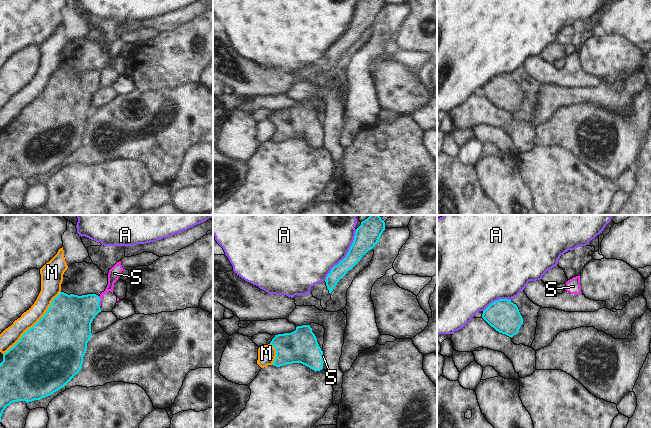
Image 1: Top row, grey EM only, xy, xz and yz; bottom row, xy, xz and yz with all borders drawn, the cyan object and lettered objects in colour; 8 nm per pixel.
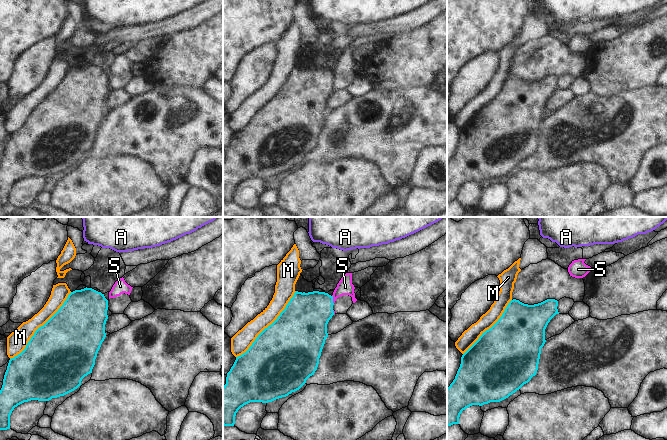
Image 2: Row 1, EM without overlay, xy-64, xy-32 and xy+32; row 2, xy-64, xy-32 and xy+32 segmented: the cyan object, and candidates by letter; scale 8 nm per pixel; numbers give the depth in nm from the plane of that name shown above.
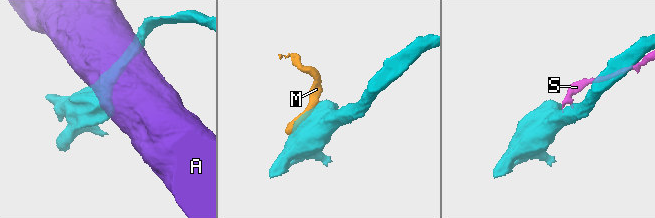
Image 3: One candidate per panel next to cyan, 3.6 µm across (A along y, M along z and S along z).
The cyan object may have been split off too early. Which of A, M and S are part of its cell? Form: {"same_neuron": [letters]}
{"same_neuron": []}

